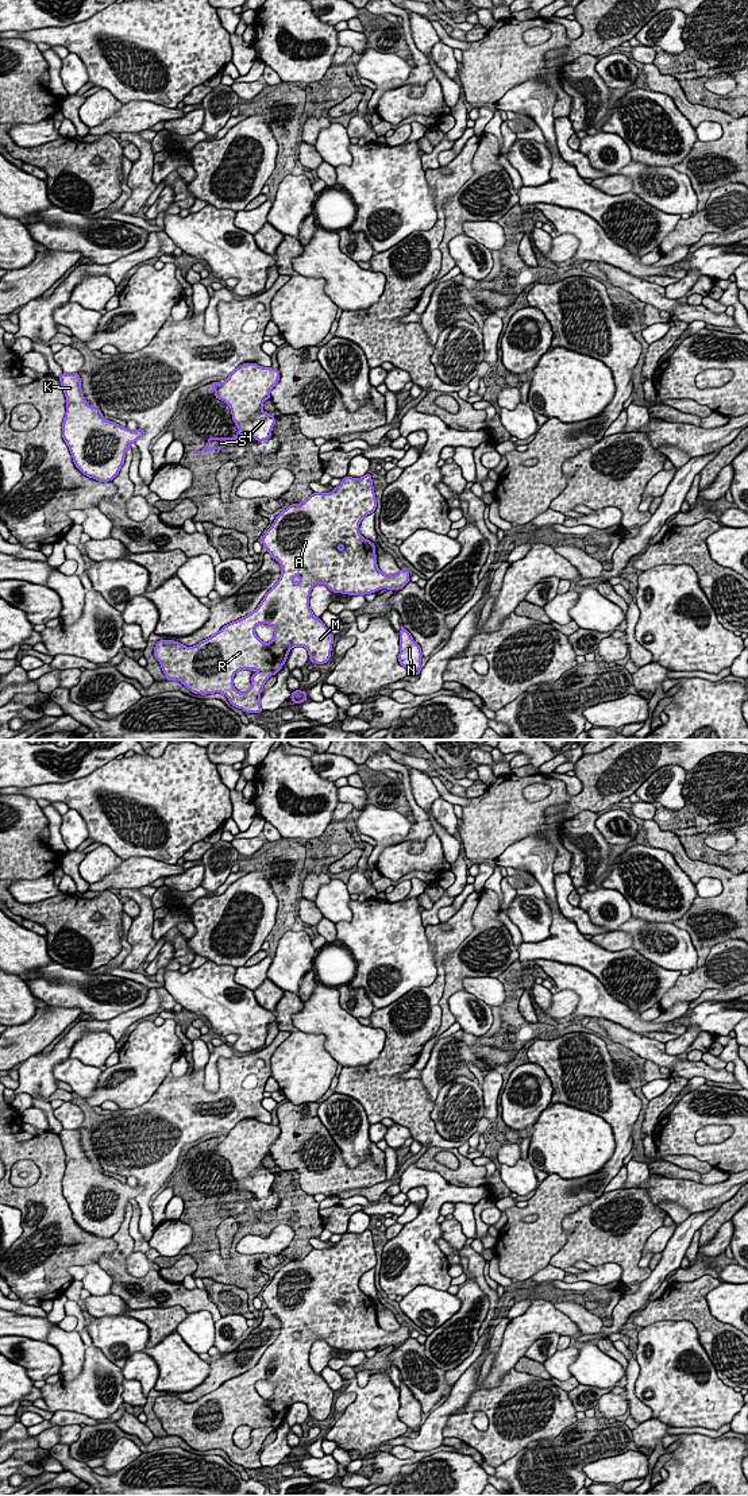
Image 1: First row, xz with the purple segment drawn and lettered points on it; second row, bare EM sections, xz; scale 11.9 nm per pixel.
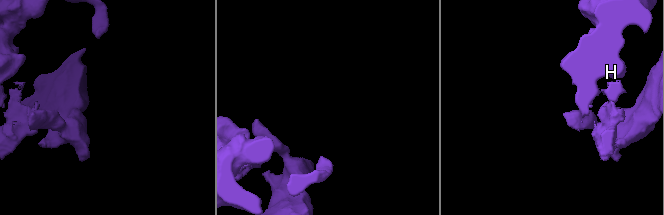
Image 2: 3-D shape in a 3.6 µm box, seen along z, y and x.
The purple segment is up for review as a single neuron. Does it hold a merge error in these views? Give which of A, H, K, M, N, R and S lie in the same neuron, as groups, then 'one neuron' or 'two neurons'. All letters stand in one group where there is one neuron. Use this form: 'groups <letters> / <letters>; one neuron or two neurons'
groups A H K M N R / S; two neurons

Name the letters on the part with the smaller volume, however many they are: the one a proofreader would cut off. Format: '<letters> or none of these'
S

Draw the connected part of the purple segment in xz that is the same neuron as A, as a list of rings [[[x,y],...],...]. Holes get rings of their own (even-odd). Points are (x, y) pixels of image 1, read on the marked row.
[[[370,473],[360,478],[344,477],[342,483],[329,493],[312,493],[302,504],[290,504],[274,520],[262,537],[262,544],[281,564],[281,577],[265,594],[255,610],[224,625],[211,637],[193,647],[180,641],[159,640],[154,656],[159,662],[166,680],[180,680],[194,694],[225,695],[230,703],[244,713],[261,713],[261,693],[266,680],[285,664],[294,647],[308,651],[309,662],[329,662],[335,636],[317,618],[309,606],[315,585],[325,585],[333,593],[365,595],[381,589],[394,590],[409,582],[409,570],[401,568],[396,575],[383,574],[377,564],[375,544],[359,533],[360,521],[375,512],[377,498]],[[267,624],[275,628],[274,637],[263,643],[255,626]],[[240,670],[255,670],[251,687],[240,693],[234,687],[234,676]]]

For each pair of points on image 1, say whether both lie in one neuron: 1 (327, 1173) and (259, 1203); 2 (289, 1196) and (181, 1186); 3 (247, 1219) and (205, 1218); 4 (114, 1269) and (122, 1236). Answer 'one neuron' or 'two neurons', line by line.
1: two neurons
2: one neuron
3: one neuron
4: one neuron

